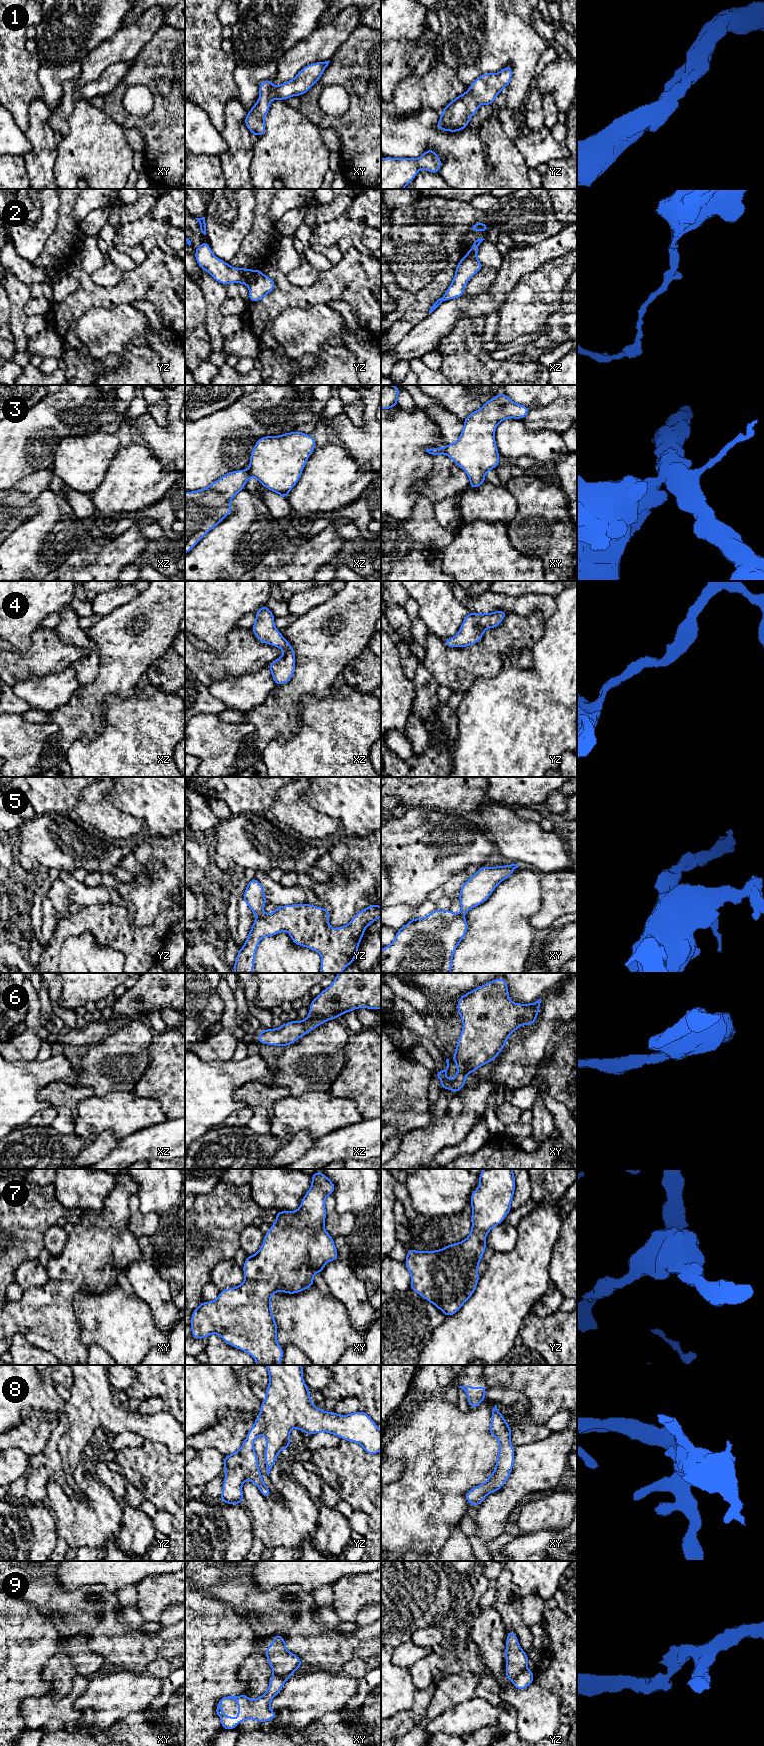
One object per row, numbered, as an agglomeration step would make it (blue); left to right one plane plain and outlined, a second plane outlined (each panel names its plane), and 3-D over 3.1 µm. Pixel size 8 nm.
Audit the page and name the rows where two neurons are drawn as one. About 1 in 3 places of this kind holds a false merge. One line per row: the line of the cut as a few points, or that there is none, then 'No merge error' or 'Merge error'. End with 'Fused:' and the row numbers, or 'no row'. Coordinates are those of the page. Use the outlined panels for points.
1: No split. No merge error
2: Split along yz (261, 272), (247, 285). Merge error
3: Split along xz (247, 470), (251, 475). Merge error
4: No split. No merge error
5: Split along yz (263, 913), (258, 916). Merge error
6: No split. No merge error
7: No split. No merge error
8: No split. No merge error
9: Split along xy (274, 1673), (284, 1677), (291, 1675). Merge error
Fused: 2, 3, 5, 9

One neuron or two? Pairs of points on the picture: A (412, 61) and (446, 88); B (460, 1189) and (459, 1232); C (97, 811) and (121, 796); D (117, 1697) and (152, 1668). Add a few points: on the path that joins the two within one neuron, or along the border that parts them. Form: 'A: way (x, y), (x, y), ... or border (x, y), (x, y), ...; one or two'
A: border (431, 67), (421, 75); two
B: border (466, 1205), (460, 1212), (436, 1216); two
C: border (104, 793), (107, 800), (131, 815); two
D: border (145, 1673), (159, 1677), (162, 1680); two

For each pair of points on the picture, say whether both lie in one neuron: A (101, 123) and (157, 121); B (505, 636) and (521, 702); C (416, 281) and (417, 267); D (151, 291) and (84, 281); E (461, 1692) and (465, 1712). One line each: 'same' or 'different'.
A: different
B: different
C: same
D: same
E: different

